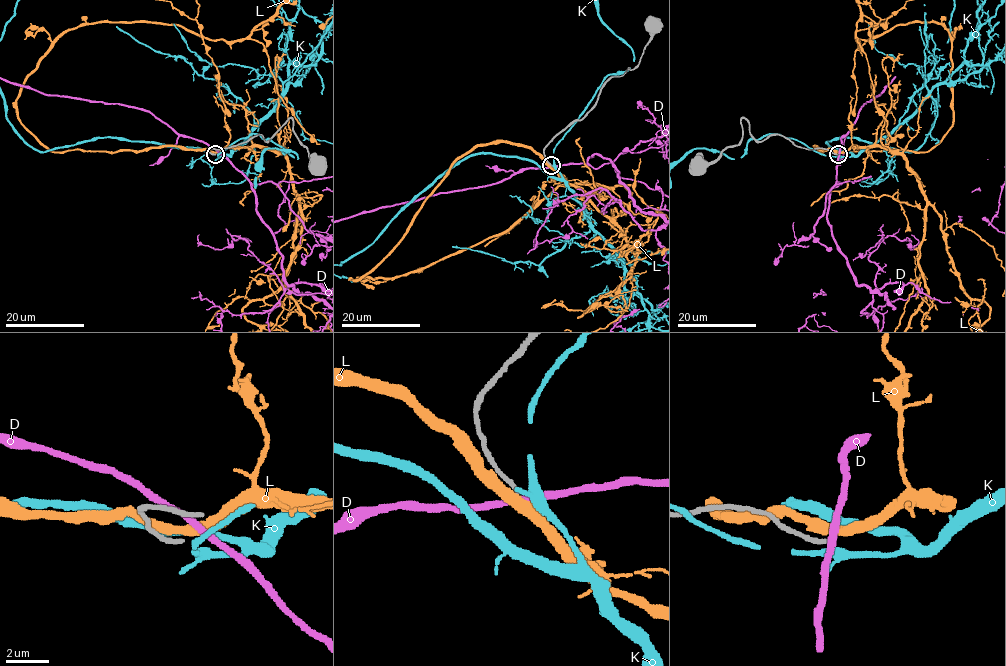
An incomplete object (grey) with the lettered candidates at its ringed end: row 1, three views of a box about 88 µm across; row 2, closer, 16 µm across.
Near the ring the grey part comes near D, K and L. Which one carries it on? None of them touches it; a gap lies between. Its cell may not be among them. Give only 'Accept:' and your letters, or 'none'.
Accept: none

